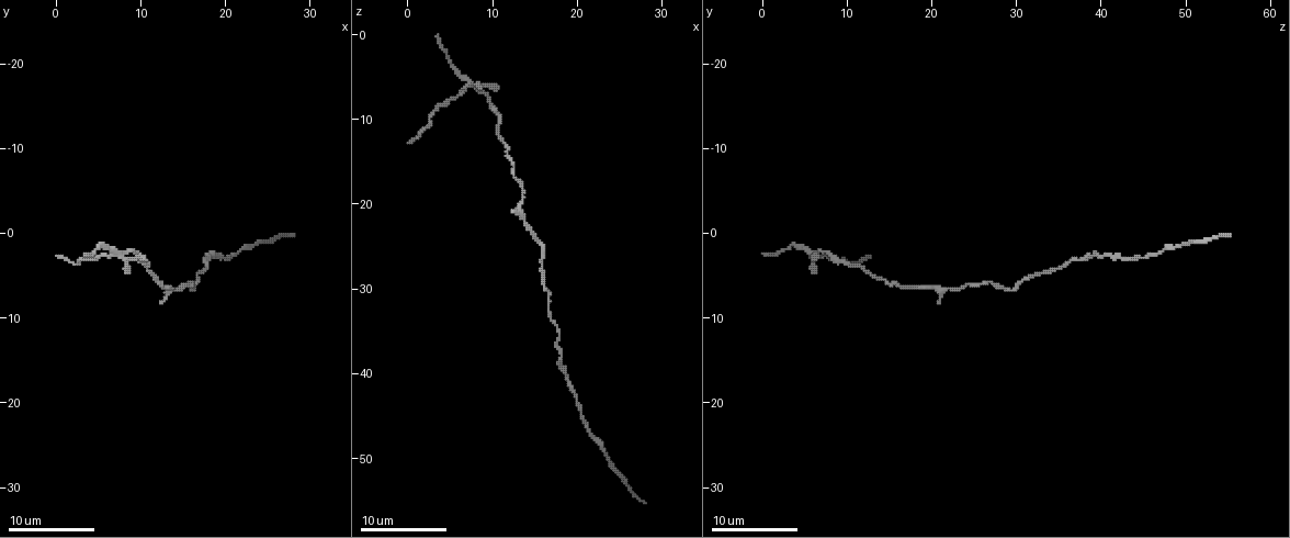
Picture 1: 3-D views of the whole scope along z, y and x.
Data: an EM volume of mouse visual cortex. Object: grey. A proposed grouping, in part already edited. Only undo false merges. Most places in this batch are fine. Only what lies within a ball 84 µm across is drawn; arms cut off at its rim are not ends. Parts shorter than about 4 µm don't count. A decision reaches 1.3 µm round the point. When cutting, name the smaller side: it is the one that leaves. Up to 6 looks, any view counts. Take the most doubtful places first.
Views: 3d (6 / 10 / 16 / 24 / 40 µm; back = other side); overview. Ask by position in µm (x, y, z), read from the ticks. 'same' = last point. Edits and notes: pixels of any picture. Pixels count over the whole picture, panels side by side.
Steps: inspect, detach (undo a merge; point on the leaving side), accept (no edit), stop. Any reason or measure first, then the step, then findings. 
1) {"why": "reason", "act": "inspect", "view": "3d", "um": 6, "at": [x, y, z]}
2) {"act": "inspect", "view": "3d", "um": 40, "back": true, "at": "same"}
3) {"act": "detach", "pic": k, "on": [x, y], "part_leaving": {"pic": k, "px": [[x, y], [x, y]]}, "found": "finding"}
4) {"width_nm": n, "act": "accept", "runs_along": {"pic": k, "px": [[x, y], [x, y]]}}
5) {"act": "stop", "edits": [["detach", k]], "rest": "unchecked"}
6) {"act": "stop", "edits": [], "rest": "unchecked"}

{"why": "looks like a crossing", "act": "inspect", "view": "3d", "um": 10, "at": [7.6, 3.0, 5.6]}

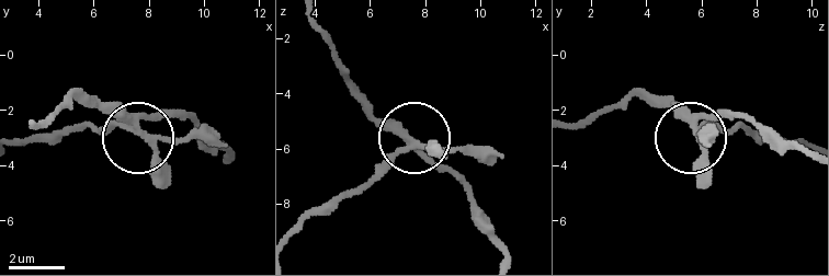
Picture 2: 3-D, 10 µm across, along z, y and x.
{"act": "detach", "pic": 2, "on": [106, 130], "part_leaving": {"pic": 2, "px": [[137, 136], [63, 129], [20, 144]]}, "found": "a second neuron is stuck on"}

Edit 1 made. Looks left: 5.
{"why": "sudden change in width", "act": "inspect", "view": "3d", "um": 10, "at": [13.6, 6.4, 19.6]}

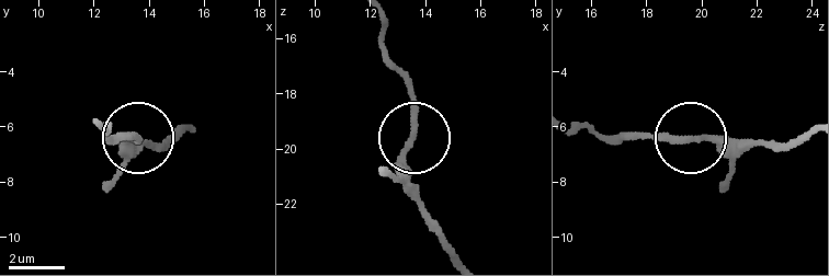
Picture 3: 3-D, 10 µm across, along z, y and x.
{"width_nm": 230, "act": "accept", "runs_along": {"pic": 3, "px": [[193, 129], [177, 141], [129, 141]]}, "found": "one neuron here"}

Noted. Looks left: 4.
{"act": "inspect", "view": "overview"}

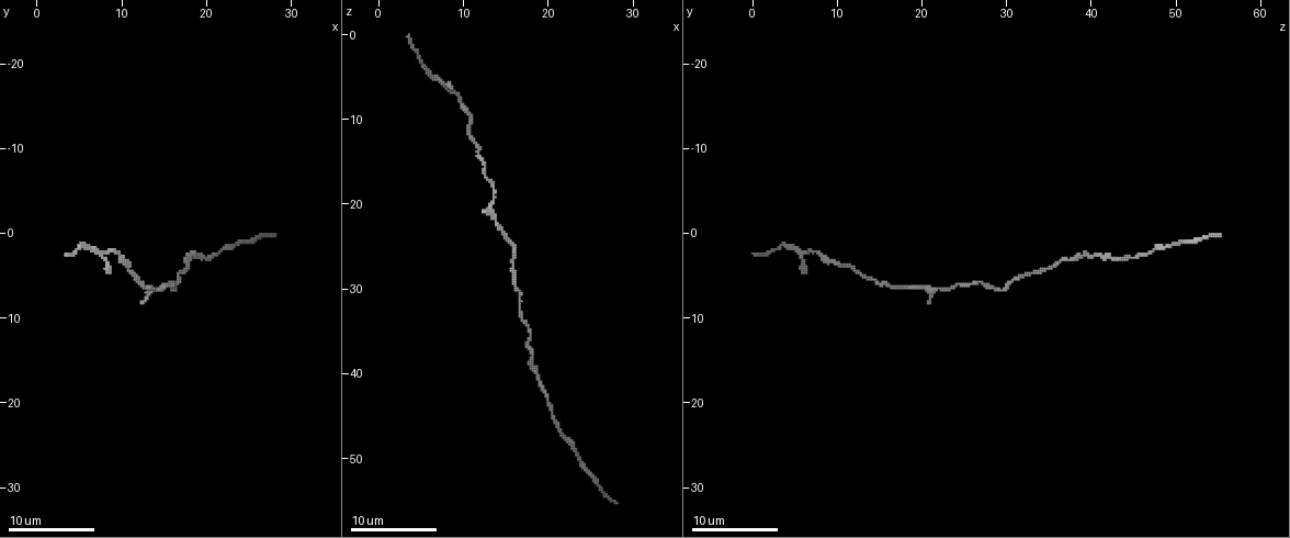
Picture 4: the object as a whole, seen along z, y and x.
{"why": "calibre changes", "act": "inspect", "view": "3d", "um": 10, "at": [10.8, 3.6, 10.2]}

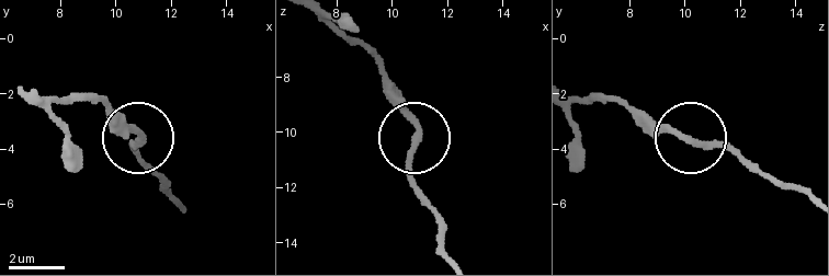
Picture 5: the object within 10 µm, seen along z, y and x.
{"act": "inspect", "view": "3d", "um": 10, "back": true, "at": [10.9, 3.6, 10.0]}

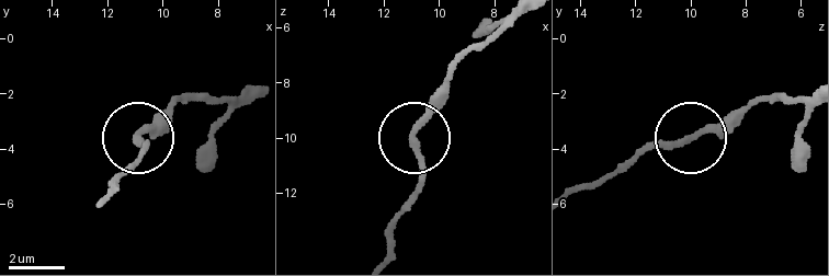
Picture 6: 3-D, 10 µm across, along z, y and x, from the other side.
{"act": "accept", "found": "all the same neuron"}

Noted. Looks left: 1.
{"act": "stop", "edits": [["detach", 2]], "rest": "unchecked"}

